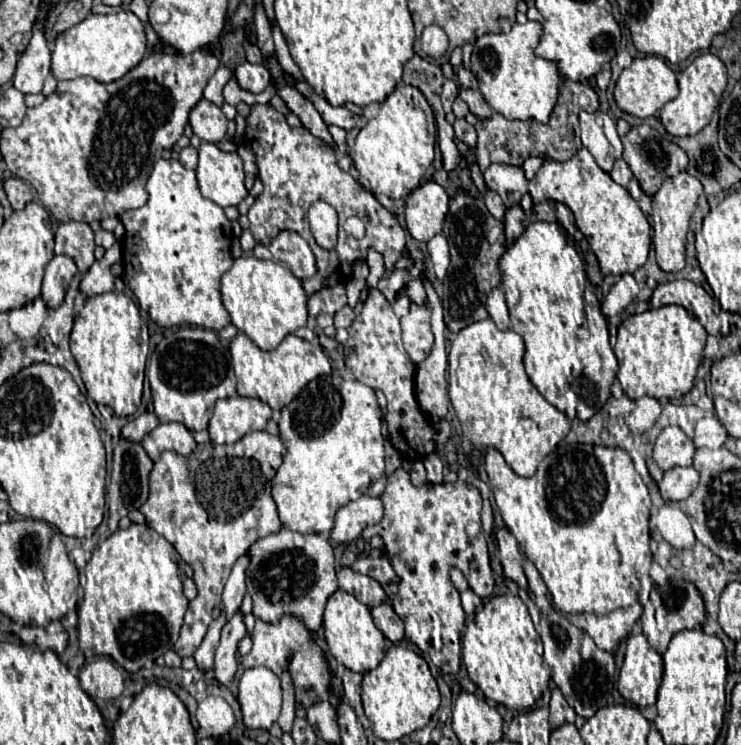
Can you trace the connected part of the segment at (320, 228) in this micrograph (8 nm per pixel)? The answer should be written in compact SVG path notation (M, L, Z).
M312 203L308 209L308 223L316 243L325 250L332 250L337 244L338 215L328 203Z

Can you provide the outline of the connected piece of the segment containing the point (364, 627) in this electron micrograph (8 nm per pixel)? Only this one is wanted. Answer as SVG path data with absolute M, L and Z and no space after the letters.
M338 589L326 603L324 611L324 631L326 631L326 641L328 649L334 655L338 663L348 667L350 671L358 673L368 673L374 667L378 667L380 659L384 657L384 635L382 631L374 625L370 609L362 605L354 595Z

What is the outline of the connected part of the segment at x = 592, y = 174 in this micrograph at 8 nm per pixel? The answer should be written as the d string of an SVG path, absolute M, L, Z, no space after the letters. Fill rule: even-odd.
M586 147L568 161L546 159L534 179L524 177L522 167L494 163L484 171L484 181L490 191L496 191L506 207L518 205L524 193L530 193L534 203L558 201L564 203L576 219L576 227L586 237L590 249L598 257L602 275L624 275L640 269L650 253L650 223L640 211L630 193L612 181L612 177L598 167Z

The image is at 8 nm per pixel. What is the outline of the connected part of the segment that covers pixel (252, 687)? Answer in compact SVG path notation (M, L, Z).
M266 667L244 671L238 685L238 703L242 709L242 723L248 729L270 729L280 715L280 679Z

